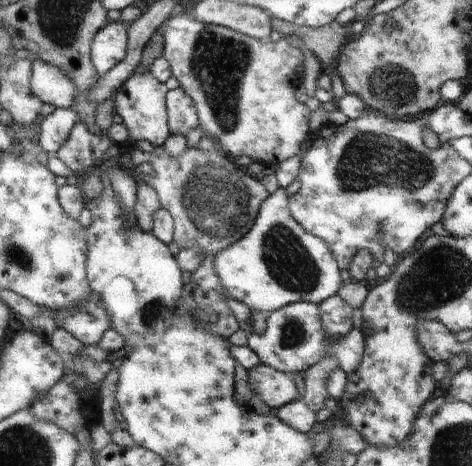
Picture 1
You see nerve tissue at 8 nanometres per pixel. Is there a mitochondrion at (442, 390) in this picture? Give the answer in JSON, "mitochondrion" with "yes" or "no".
{"mitochondrion":"no"}

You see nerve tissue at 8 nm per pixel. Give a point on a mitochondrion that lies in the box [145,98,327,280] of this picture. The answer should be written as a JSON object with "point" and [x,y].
{"point":[218,205]}

